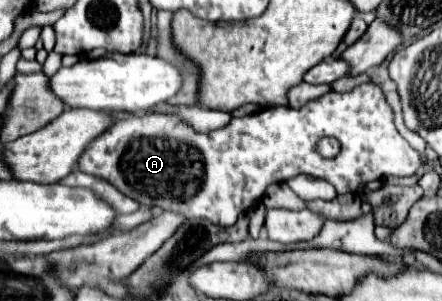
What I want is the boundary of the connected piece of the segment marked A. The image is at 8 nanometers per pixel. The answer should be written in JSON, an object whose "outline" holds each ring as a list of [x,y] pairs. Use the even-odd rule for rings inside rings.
{"outline":[[[364,83],[364,85],[358,85],[354,87],[352,91],[348,93],[326,93],[322,95],[320,99],[312,99],[308,101],[304,107],[300,109],[292,109],[292,107],[268,107],[268,109],[262,109],[254,115],[246,115],[246,117],[238,117],[238,119],[232,119],[226,127],[222,129],[216,129],[216,131],[210,131],[210,133],[198,133],[198,131],[192,131],[192,127],[188,127],[188,123],[184,123],[178,115],[172,115],[172,113],[146,113],[146,115],[132,115],[128,119],[120,119],[116,121],[108,131],[104,131],[104,135],[100,135],[98,139],[94,139],[90,145],[88,145],[88,151],[84,151],[84,155],[80,157],[80,163],[78,163],[78,169],[88,173],[88,175],[98,175],[100,179],[112,183],[120,193],[132,197],[134,201],[138,201],[140,205],[148,205],[148,207],[160,207],[164,211],[172,211],[172,213],[178,213],[178,215],[184,215],[184,219],[208,219],[210,223],[214,225],[220,225],[220,227],[232,227],[238,219],[240,213],[246,213],[250,207],[254,207],[262,197],[264,197],[264,191],[268,185],[272,183],[282,183],[282,181],[288,181],[292,177],[296,177],[298,173],[306,173],[306,175],[312,175],[312,177],[318,177],[318,179],[324,179],[328,183],[334,185],[336,193],[338,195],[346,195],[346,193],[360,193],[362,187],[370,181],[376,181],[376,179],[384,179],[388,175],[392,177],[410,177],[416,173],[416,169],[420,167],[420,155],[416,149],[412,149],[408,145],[408,141],[398,133],[398,129],[394,127],[394,113],[392,113],[392,107],[388,105],[382,89],[374,83]],[[320,137],[336,137],[340,141],[340,153],[334,157],[334,159],[324,159],[316,153],[316,141]]]}

